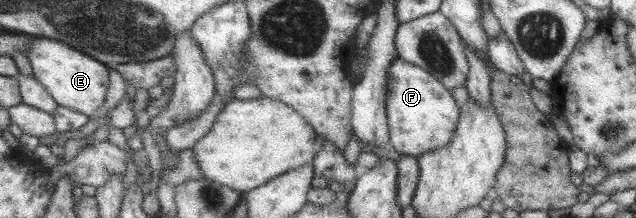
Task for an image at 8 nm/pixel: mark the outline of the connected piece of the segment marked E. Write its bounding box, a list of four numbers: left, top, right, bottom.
[30,37,112,117]

